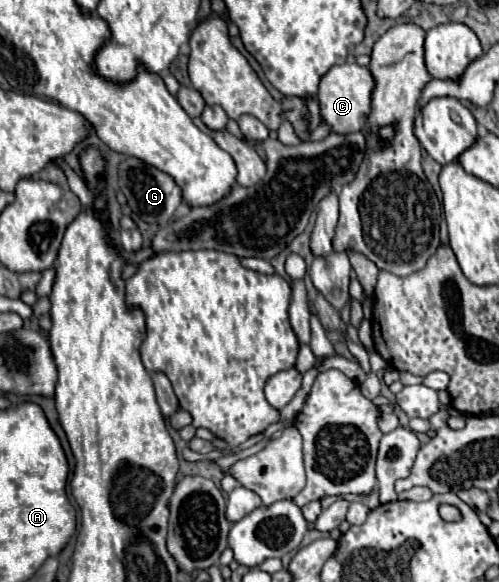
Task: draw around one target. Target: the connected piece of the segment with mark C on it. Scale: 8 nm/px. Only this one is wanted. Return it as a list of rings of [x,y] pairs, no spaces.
[[[345,62],[341,66],[329,68],[329,74],[321,78],[321,86],[317,90],[321,122],[327,124],[335,134],[353,134],[361,130],[367,122],[373,86],[375,86],[373,76],[365,66],[359,66],[355,62]]]

